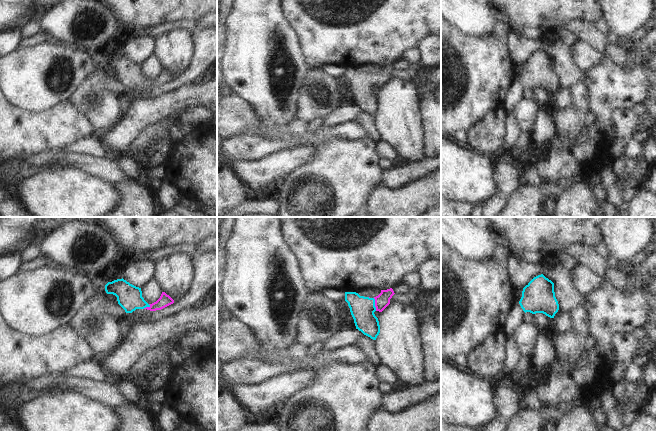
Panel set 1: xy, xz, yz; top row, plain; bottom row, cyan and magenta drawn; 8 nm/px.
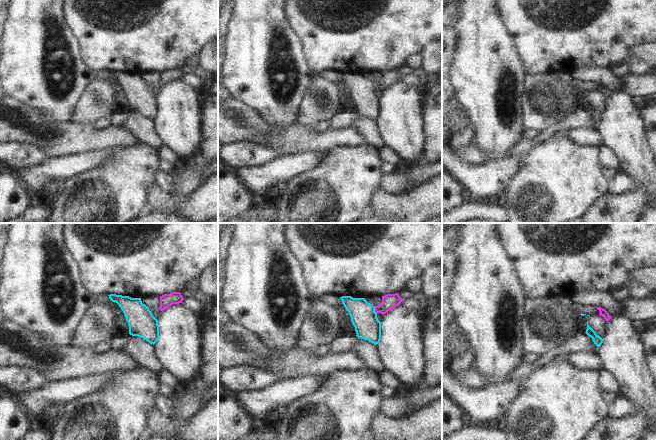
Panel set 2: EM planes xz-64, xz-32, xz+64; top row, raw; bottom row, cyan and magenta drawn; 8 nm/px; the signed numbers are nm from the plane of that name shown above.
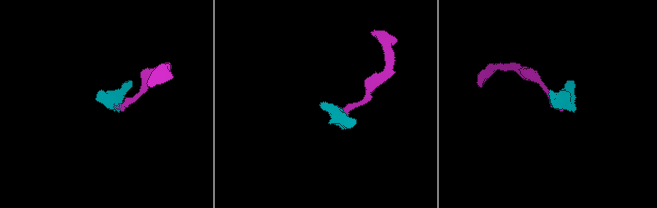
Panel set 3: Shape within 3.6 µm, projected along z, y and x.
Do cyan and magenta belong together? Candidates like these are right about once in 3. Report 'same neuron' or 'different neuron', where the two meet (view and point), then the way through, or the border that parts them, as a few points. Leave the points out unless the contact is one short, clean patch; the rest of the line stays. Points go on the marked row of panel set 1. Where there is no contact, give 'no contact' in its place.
same neuron; meets cyan in xz at (374, 304); runs through xz (362, 309), (374, 304), (382, 300)

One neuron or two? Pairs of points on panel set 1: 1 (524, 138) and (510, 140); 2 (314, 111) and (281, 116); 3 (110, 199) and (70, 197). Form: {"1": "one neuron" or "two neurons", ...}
{"1": "two neurons", "2": "two neurons", "3": "one neuron"}

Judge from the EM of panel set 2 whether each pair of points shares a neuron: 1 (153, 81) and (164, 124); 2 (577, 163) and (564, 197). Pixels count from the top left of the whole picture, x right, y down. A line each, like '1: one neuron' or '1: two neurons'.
1: two neurons
2: one neuron

